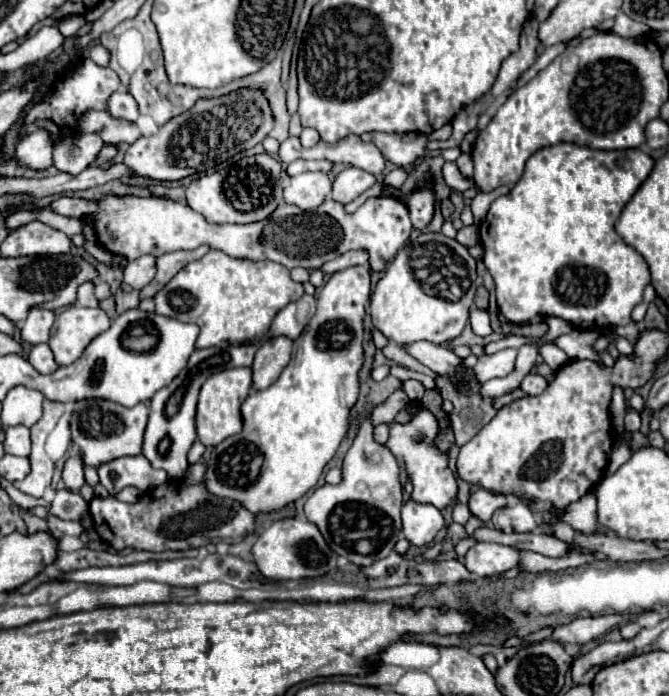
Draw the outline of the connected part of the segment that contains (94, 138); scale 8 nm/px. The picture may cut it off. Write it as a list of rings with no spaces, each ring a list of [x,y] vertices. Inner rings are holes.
[[[98,132],[74,134],[54,142],[54,166],[60,172],[80,174],[102,150],[104,140]]]

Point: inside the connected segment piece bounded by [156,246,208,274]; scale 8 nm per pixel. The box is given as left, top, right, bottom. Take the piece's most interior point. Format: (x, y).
(174, 262)

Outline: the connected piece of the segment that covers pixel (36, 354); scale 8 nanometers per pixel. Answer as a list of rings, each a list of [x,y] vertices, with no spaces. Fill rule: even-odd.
[[[36,344],[36,346],[32,346],[30,356],[28,356],[28,362],[30,362],[38,372],[42,372],[42,374],[52,374],[52,372],[56,372],[56,368],[58,368],[58,364],[56,364],[56,360],[54,360],[54,354],[52,354],[52,350],[48,348],[48,344]]]

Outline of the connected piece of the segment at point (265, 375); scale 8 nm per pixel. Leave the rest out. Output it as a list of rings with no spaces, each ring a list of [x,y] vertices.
[[[278,336],[262,344],[256,352],[256,360],[252,364],[252,388],[266,390],[274,380],[278,380],[280,372],[286,368],[292,352],[292,340]]]

